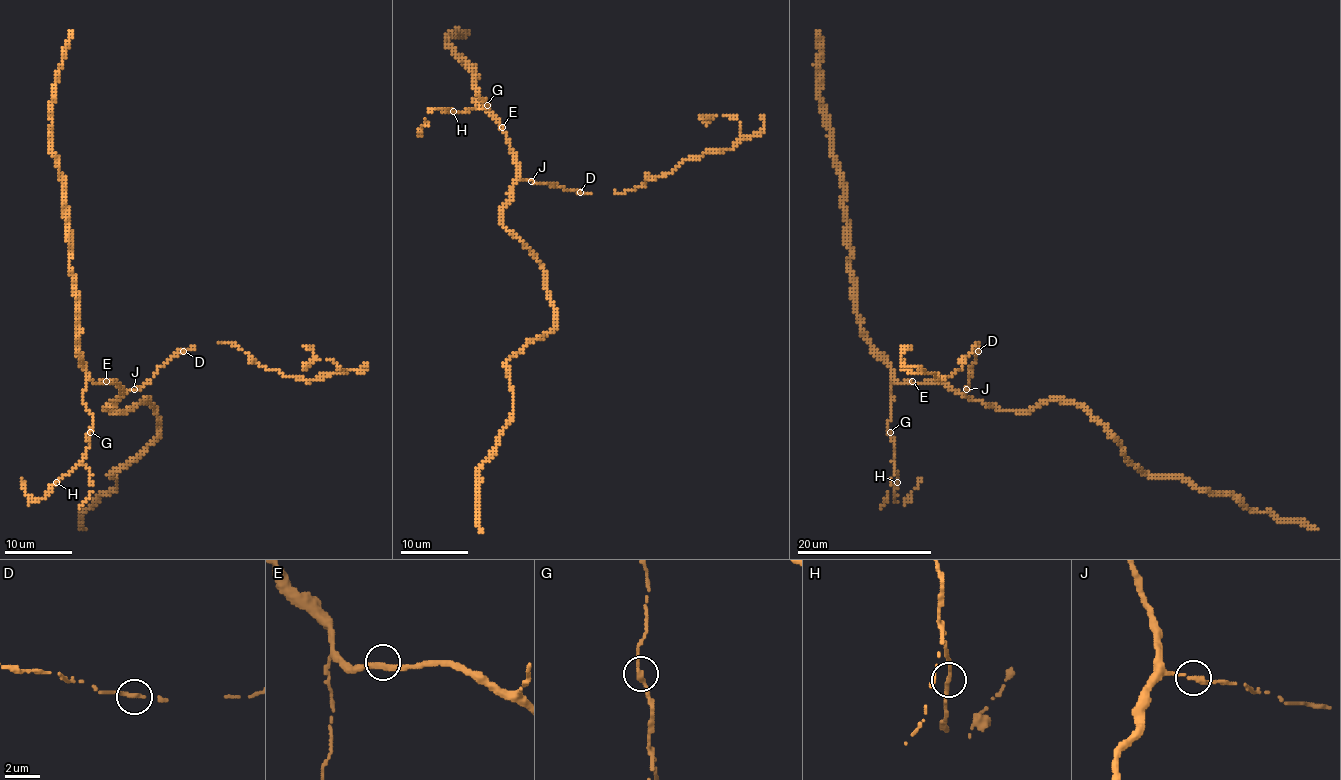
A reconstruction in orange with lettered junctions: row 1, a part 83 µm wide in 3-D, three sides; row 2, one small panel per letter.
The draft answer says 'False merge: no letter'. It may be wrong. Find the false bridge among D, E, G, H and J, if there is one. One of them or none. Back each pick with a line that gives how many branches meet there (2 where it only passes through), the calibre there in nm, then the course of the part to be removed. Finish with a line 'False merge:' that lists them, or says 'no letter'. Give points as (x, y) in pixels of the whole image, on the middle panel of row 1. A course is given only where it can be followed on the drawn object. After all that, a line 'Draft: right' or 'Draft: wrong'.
D: 2 branches meet; 280 nm thick
False merge: D
Draft: wrong

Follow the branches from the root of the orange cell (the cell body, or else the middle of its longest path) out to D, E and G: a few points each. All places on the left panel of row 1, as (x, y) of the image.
D: (121, 394), (148, 384), (160, 366), (183, 350)
E: (121, 394), (121, 388), (116, 382), (106, 381)
G: (121, 394), (121, 388), (116, 382), (85, 382), (83, 403), (94, 420), (90, 432)

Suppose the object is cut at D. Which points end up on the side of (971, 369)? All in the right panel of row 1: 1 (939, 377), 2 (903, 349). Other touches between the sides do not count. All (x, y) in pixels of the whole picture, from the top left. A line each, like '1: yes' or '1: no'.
1: no
2: no

